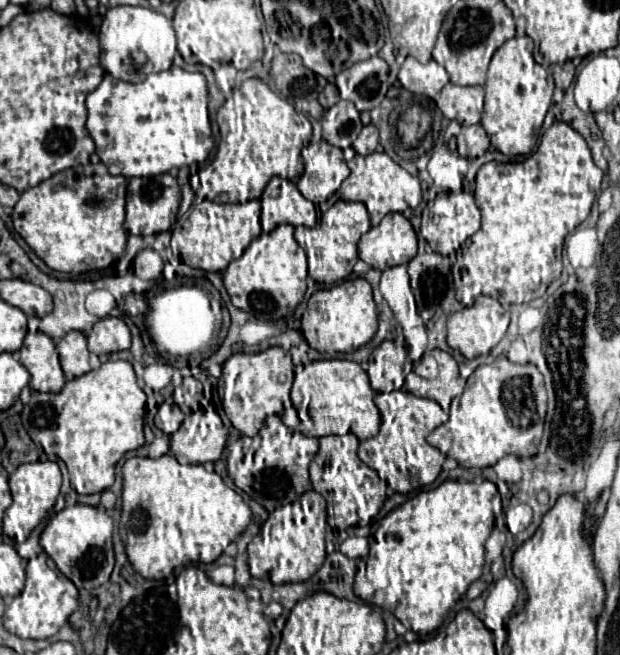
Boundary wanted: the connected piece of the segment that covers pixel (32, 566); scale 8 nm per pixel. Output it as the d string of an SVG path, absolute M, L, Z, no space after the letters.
M45 552L29 560L25 566L25 572L27 572L25 588L7 606L3 614L3 626L19 638L51 638L59 632L59 628L67 622L67 618L77 610L79 606L77 588L69 578L65 578L57 570L53 560Z

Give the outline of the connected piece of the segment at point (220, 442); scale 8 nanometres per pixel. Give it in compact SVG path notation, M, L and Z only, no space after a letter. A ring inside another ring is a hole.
M213 404L207 406L207 410L197 410L189 414L181 428L171 434L171 454L181 462L181 464L205 464L205 462L215 462L219 460L223 448L227 442L227 430L215 412Z

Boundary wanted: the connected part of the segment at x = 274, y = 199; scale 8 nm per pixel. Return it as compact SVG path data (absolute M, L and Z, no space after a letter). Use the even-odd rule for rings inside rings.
M273 178L261 196L260 222L262 232L271 232L277 224L312 228L317 224L317 210L291 180Z

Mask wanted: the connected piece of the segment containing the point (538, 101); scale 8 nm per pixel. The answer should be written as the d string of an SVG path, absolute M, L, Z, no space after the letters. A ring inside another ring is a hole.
M515 36L507 40L491 59L485 82L485 112L481 126L491 138L491 146L507 156L531 154L543 118L553 98L553 76L533 57L533 40L529 36Z

